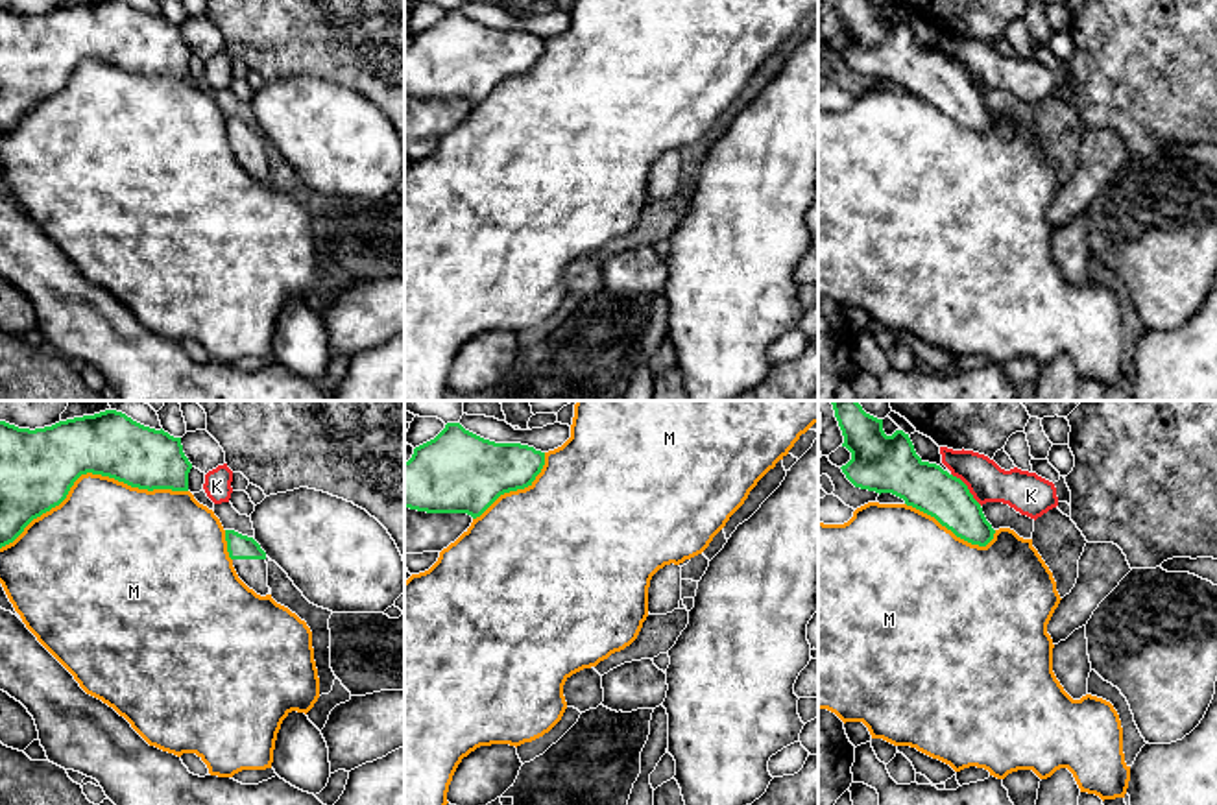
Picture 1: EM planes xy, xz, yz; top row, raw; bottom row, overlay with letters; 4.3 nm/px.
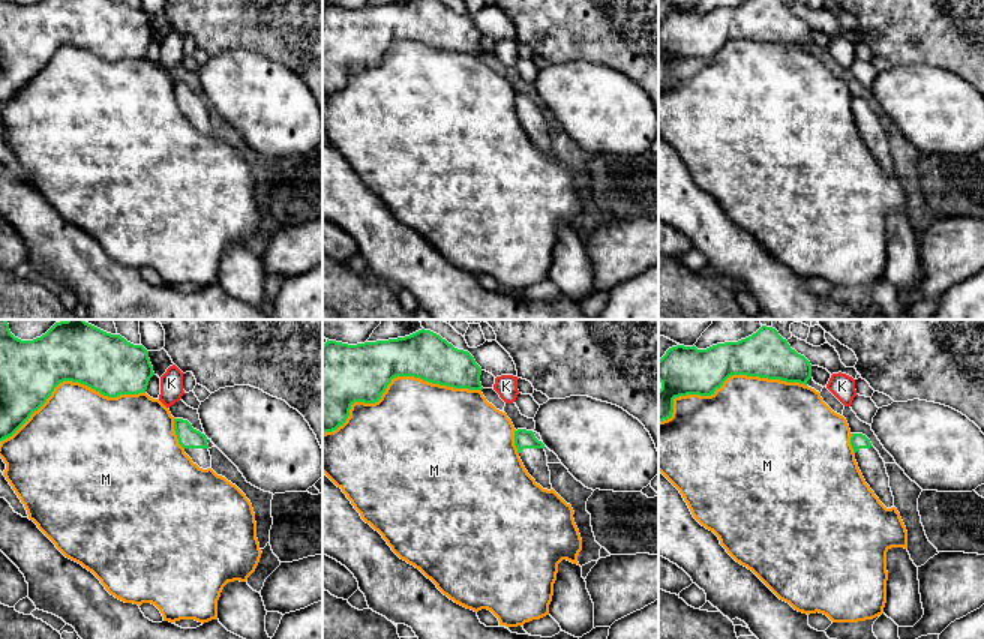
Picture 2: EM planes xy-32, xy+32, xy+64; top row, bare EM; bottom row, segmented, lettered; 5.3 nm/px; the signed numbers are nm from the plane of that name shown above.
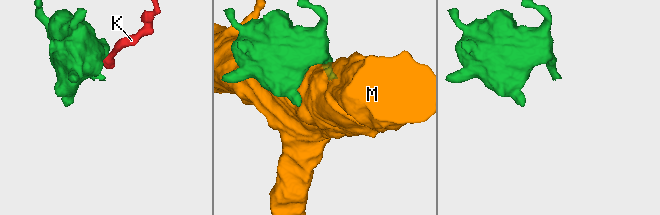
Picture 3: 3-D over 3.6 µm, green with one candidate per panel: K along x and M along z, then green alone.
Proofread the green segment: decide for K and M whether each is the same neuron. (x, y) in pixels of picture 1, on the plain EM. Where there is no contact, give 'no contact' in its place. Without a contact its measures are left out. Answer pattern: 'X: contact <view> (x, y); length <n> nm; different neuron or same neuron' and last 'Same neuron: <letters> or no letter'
K: contact yz (966, 74); length 190 nm; different neuron
M: contact xy (91, 58); length 850 nm; different neuron
Same neuron: no letter

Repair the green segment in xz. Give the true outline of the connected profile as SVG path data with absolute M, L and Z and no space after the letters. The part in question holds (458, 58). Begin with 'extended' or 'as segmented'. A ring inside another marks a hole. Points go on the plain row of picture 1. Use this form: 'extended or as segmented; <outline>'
as segmented; M447 9L404 48L404 94L480 103L500 81L532 72L545 39L484 26Z

